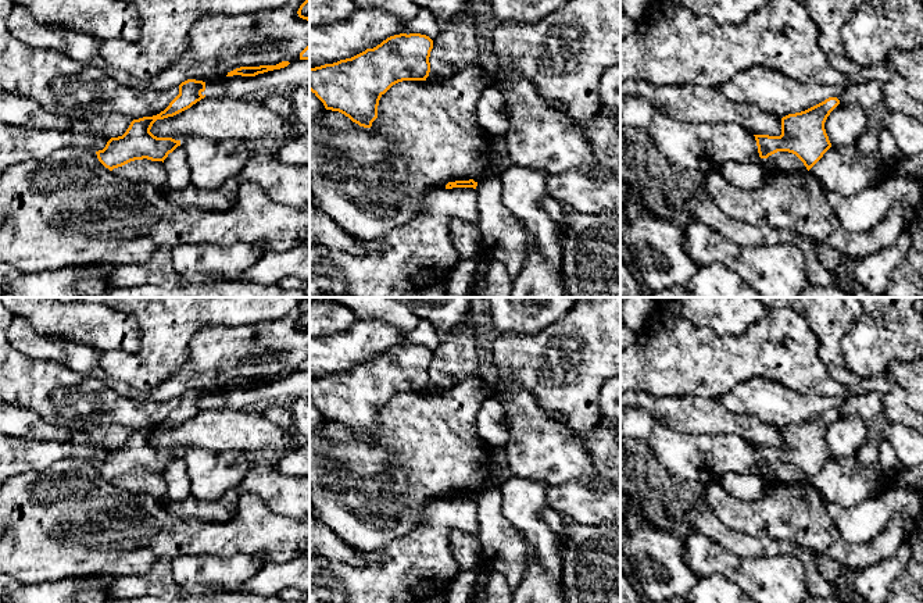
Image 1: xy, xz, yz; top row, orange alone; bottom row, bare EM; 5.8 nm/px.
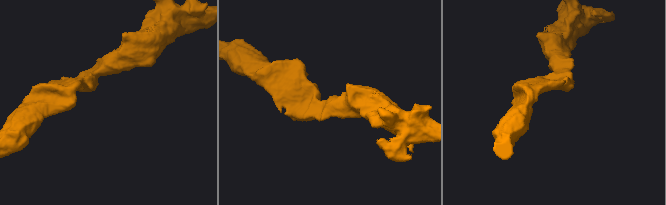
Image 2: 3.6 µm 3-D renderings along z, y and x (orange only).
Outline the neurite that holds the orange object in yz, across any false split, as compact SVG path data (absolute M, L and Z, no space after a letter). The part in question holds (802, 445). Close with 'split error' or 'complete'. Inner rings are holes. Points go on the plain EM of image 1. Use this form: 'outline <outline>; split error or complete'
outline M837 408L795 425L781 429L781 446L754 446L761 470L768 470L777 463L795 465L809 482L831 459L824 440L830 424L840 415Z; complete

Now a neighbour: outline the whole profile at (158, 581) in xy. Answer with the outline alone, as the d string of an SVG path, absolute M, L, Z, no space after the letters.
M161 559L146 574L114 577L108 585L108 593L112 599L132 599L139 596L173 599L180 595L180 588L171 572L171 560Z

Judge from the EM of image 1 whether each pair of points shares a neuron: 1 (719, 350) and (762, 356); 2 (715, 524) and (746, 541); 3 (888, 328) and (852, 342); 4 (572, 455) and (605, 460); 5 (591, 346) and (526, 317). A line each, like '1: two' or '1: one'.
1: one
2: one
3: one
4: two
5: two

